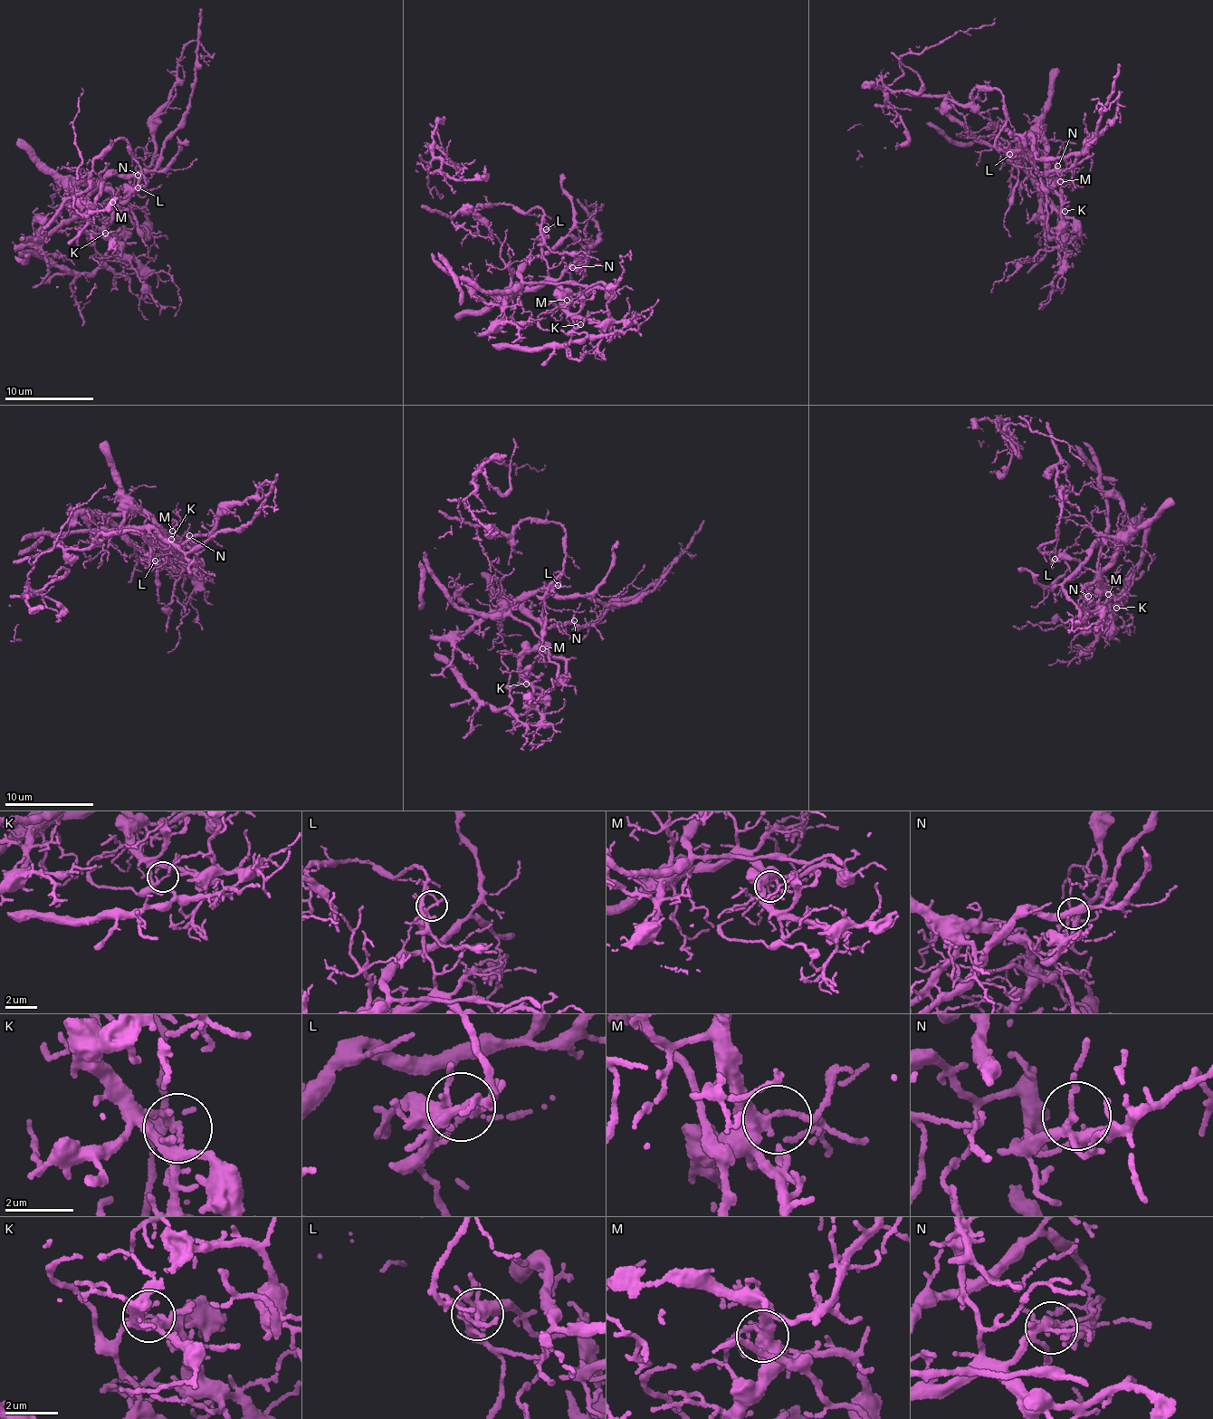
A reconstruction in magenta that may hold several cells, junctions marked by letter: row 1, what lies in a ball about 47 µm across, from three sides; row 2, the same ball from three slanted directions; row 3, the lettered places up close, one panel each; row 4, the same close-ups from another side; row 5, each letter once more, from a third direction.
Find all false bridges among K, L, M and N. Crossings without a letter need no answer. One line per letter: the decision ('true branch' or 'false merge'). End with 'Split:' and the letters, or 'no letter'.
K: false merge
L: false merge
M: true branch
N: true branch
Split: K, L

